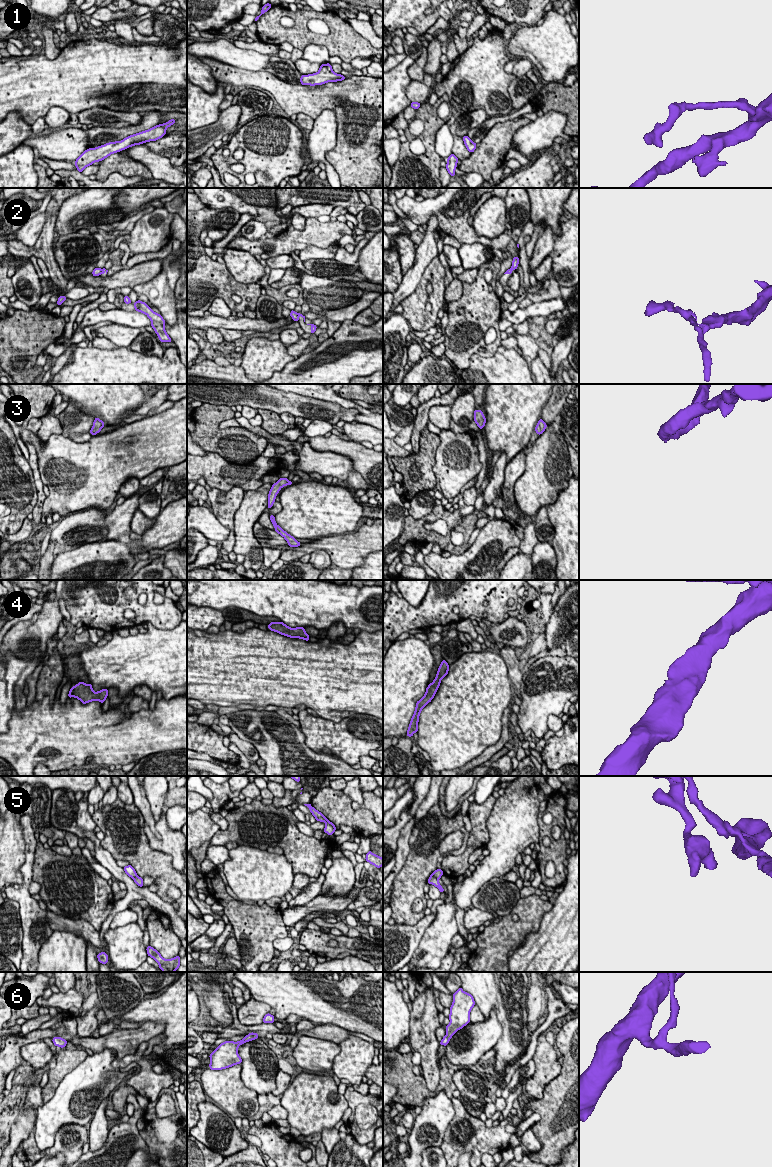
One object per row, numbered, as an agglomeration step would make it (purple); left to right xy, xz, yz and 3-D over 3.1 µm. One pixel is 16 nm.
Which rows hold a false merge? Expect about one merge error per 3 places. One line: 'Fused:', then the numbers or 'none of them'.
Fused: 2, 5

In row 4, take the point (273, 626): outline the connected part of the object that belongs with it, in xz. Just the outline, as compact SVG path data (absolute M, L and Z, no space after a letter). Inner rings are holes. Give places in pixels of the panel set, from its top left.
M271 622L268 624L268 628L271 631L275 631L287 637L300 638L309 641L309 635L305 632L303 627L290 628L283 622Z

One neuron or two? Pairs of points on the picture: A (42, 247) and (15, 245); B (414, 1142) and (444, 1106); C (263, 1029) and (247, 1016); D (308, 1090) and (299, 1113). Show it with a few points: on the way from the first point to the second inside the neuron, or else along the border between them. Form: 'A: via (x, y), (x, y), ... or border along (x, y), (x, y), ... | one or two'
A: via (35, 250), (22, 250) | one
B: via (416, 1132), (420, 1124), (429, 1121), (434, 1116) | one
C: border along (237, 1017), (245, 1025), (257, 1025), (262, 1022) | two
D: via (308, 1096), (308, 1104), (305, 1107) | one

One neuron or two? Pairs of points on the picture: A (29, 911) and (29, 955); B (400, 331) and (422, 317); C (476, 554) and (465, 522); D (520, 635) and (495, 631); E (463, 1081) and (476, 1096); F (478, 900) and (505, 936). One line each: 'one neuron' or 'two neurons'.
A: one neuron
B: two neurons
C: two neurons
D: one neuron
E: one neuron
F: two neurons

